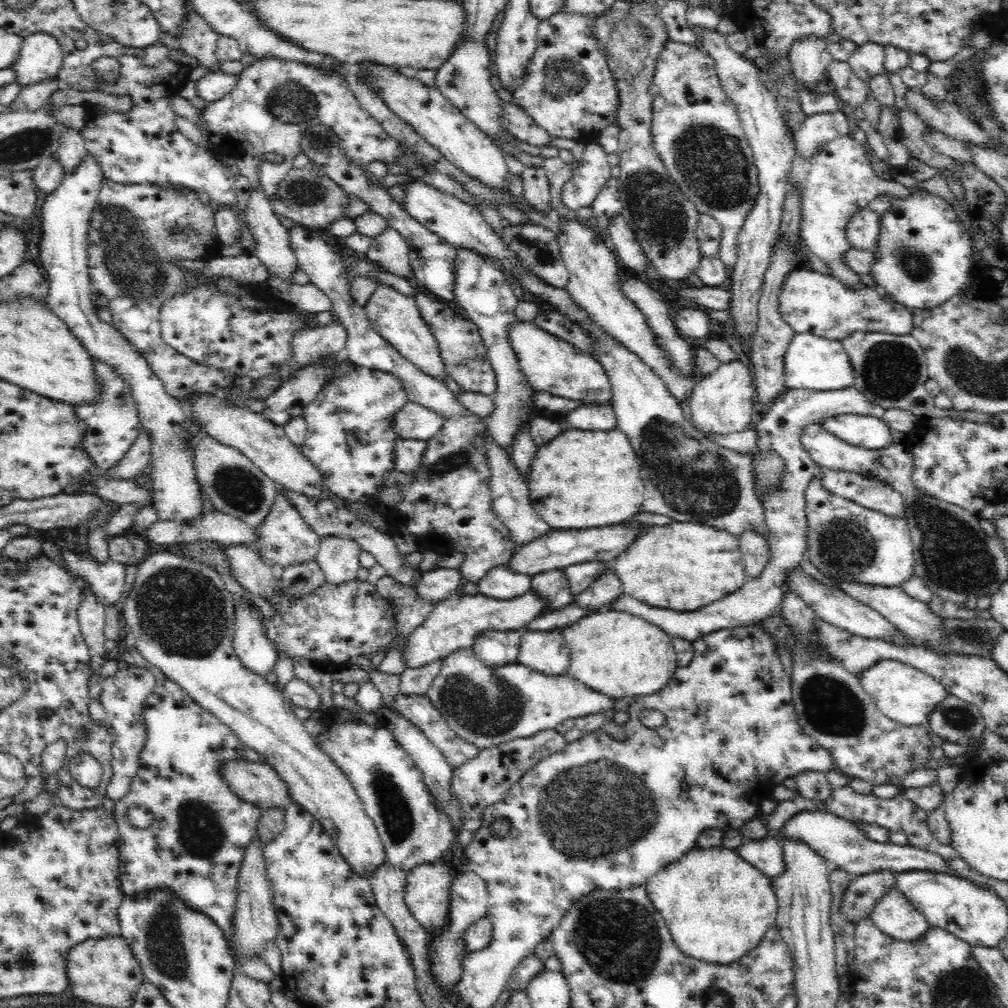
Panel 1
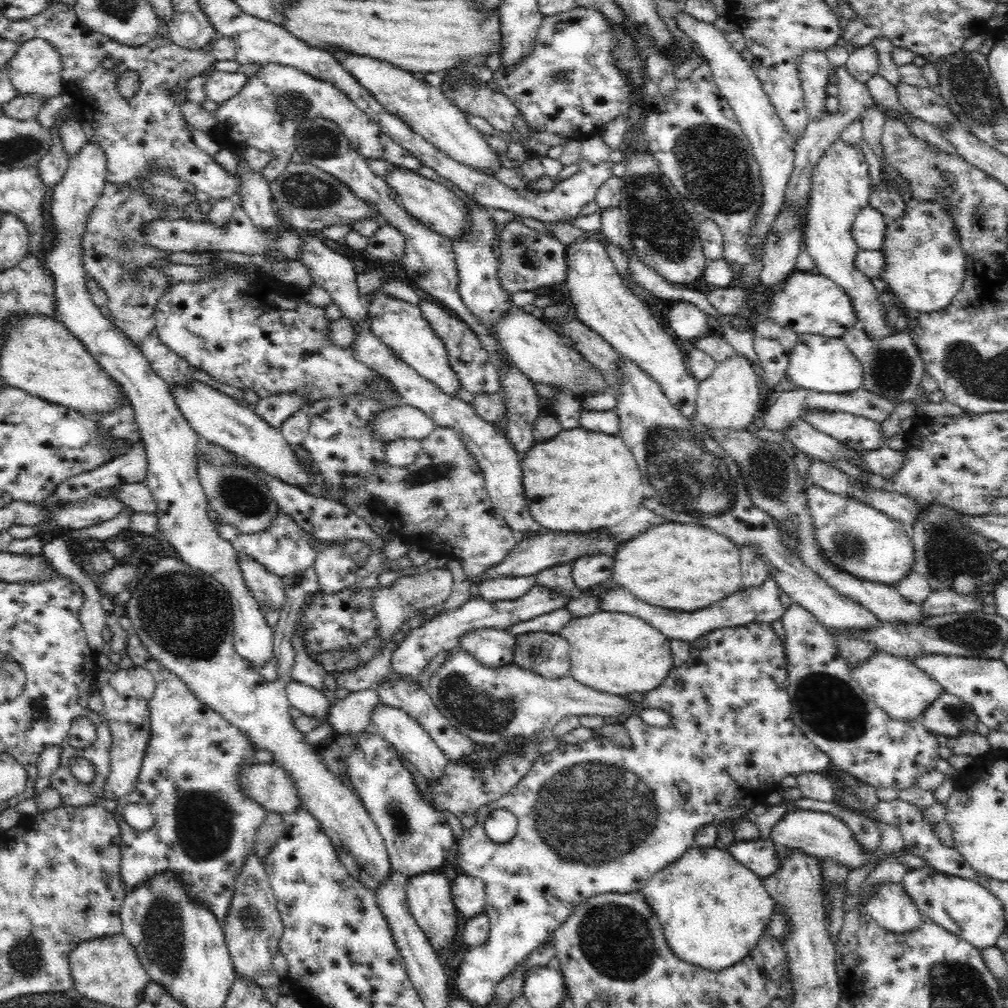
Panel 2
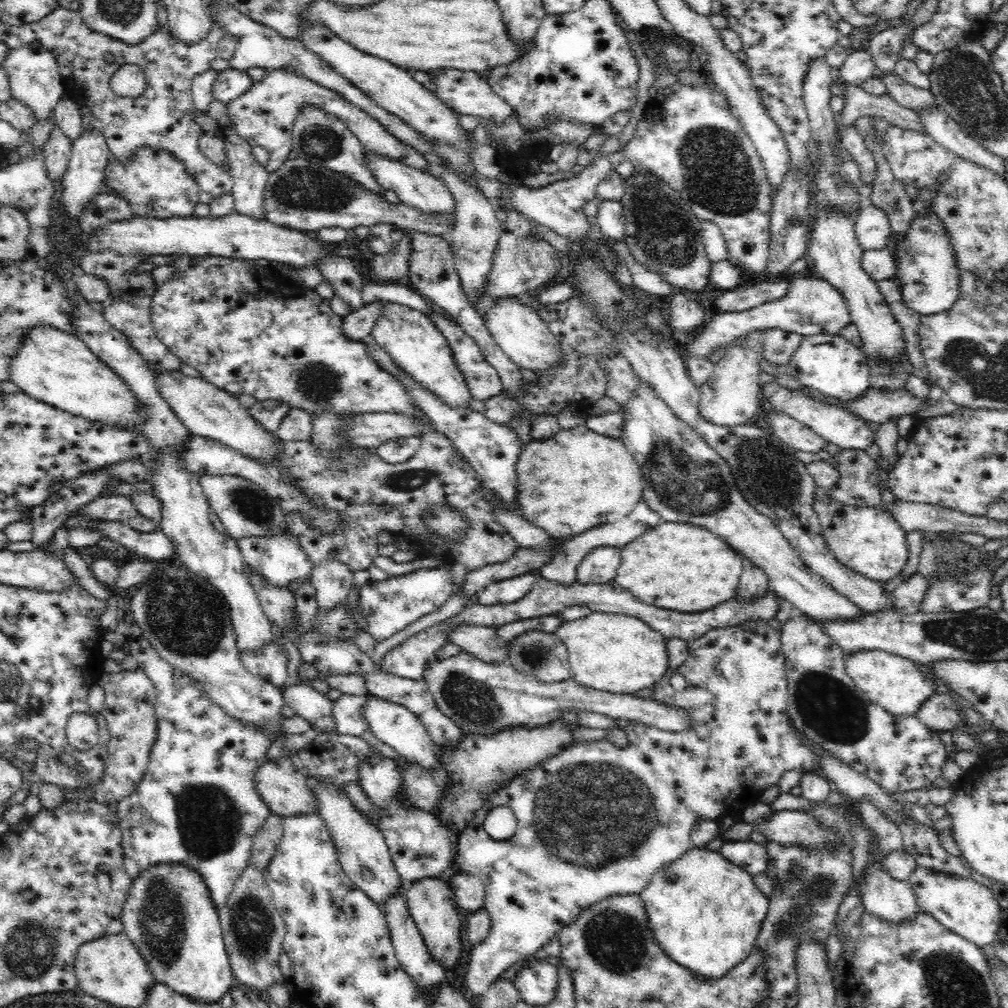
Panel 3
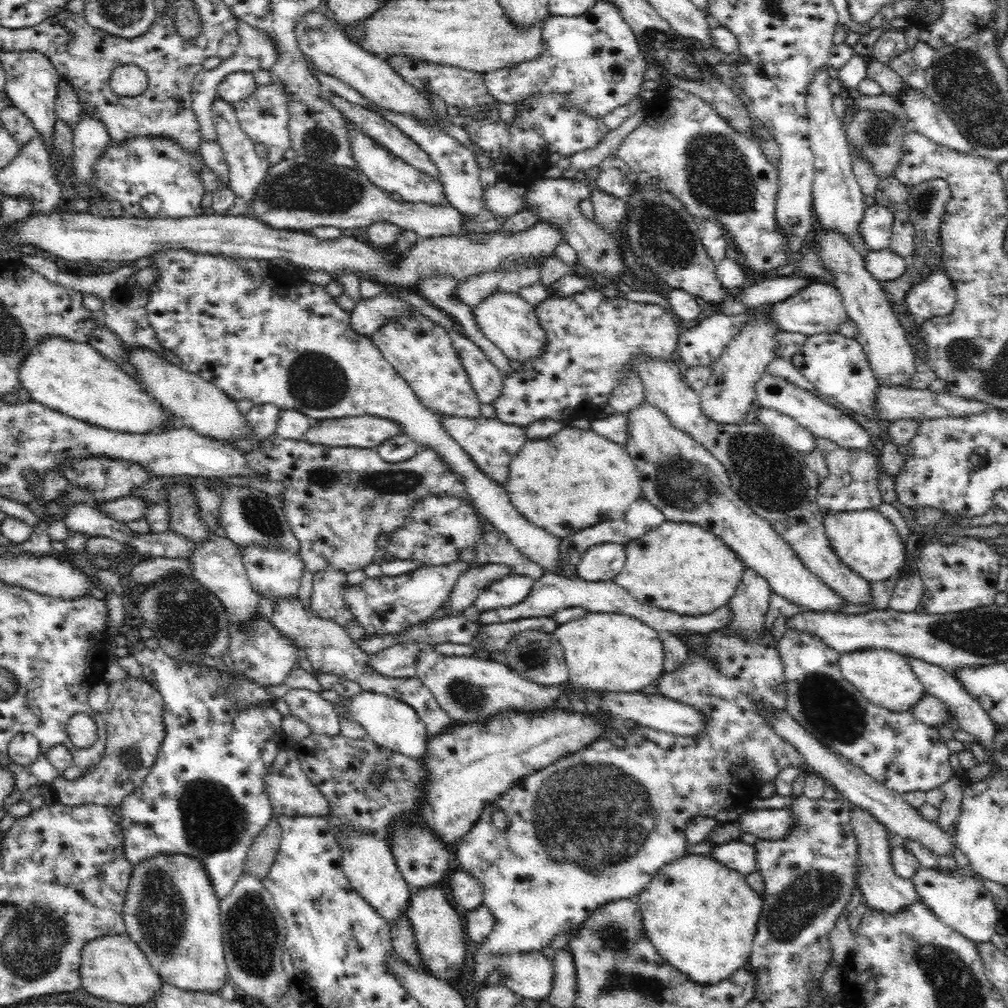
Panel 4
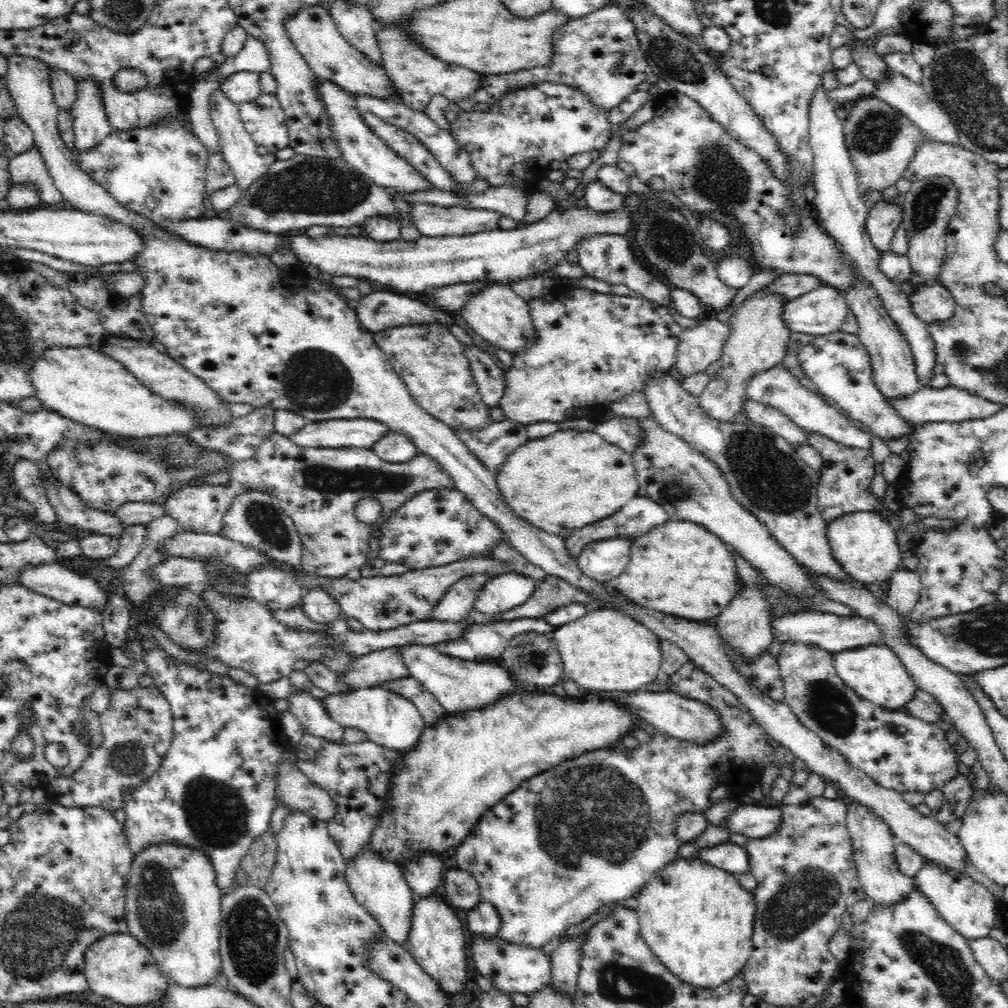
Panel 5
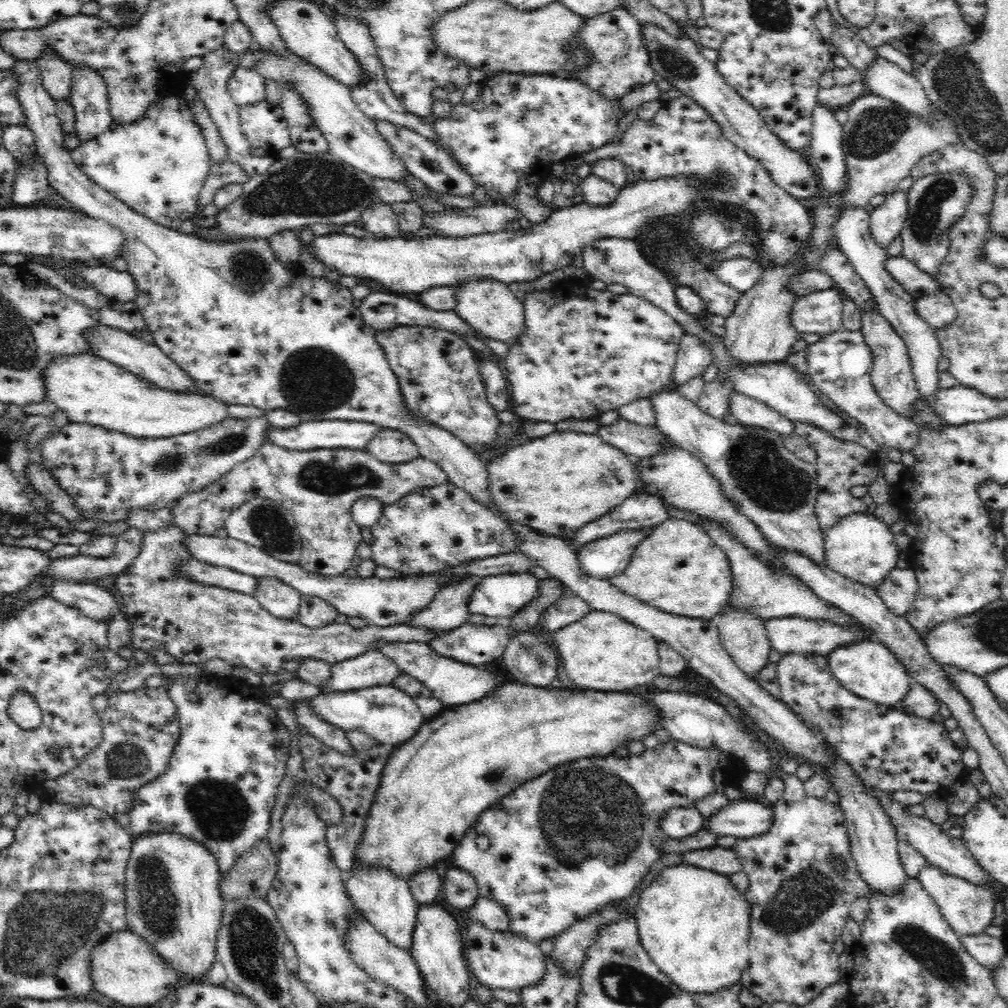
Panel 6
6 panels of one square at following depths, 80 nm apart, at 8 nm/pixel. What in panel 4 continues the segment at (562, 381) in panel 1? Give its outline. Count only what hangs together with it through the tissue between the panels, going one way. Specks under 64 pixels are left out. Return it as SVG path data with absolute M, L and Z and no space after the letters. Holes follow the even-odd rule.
M496 290L488 298L480 300L478 306L472 307L472 315L480 332L509 359L524 362L538 356L544 348L544 329L540 328L534 305L524 301L518 292Z

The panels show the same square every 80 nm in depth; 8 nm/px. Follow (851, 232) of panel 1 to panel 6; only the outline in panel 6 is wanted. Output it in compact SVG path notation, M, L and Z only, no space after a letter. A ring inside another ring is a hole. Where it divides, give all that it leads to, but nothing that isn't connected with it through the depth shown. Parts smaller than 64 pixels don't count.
M896 189L888 195L882 205L869 213L874 240L884 249L901 233L908 212L908 190Z

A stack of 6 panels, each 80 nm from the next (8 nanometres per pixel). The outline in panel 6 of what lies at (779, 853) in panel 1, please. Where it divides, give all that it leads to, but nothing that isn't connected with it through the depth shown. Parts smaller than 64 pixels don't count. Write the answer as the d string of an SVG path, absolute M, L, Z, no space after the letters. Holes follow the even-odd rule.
M716 846L681 854L680 864L727 876L740 871L740 861L736 859L736 853L732 849Z

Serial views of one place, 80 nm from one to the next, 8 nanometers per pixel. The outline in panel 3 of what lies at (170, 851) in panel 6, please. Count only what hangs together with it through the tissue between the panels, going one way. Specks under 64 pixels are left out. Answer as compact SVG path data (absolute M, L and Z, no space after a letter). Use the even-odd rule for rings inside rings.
M181 862L152 864L133 879L121 914L123 933L139 950L154 981L201 1002L216 1002L236 986L219 913L204 879Z

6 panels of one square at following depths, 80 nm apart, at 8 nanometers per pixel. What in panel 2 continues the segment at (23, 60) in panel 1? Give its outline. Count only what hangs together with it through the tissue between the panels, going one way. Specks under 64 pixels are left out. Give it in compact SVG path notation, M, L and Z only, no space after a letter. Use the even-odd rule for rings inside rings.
M33 38L23 43L5 65L4 71L10 77L12 86L18 95L38 95L40 106L43 107L55 96L64 93L61 81L61 59L58 52L42 39Z

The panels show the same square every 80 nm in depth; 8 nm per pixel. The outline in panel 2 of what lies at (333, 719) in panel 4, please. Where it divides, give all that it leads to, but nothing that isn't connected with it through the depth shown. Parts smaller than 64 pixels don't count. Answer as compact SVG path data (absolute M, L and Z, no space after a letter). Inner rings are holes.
M291 680L285 688L286 698L290 705L300 710L303 715L314 717L318 723L328 722L332 703L321 690L307 684Z

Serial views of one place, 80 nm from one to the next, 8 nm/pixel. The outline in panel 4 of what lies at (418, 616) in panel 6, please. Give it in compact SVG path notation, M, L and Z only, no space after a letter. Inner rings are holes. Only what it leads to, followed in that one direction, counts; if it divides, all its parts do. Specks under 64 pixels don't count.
M501 564L472 567L458 577L442 608L447 610L449 616L466 615L468 609L474 607L478 595L486 586L510 574L512 569Z

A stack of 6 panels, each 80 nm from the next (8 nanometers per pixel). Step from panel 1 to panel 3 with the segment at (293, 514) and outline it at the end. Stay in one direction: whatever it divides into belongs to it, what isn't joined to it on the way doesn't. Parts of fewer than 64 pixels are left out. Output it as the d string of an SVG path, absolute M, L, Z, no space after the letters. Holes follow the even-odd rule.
M289 533L286 536L272 536L272 538L242 538L237 541L245 567L248 573L262 576L262 579L274 587L289 589L291 584L302 581L311 574L312 565L298 540Z

